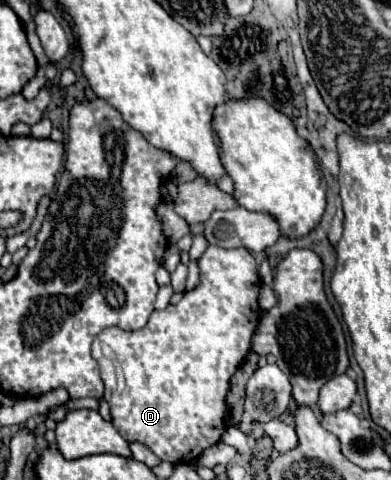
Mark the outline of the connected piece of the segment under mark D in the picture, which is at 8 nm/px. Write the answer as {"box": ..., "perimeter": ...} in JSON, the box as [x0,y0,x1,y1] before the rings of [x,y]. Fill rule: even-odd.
{"box":[92,246,260,464],"perimeter":[[[208,246],[198,260],[200,284],[184,292],[178,304],[168,304],[164,310],[154,310],[146,328],[124,332],[118,326],[104,328],[92,342],[92,358],[100,366],[104,382],[104,400],[110,404],[112,424],[128,442],[148,446],[160,460],[172,464],[190,464],[198,456],[220,442],[226,430],[226,396],[230,378],[238,370],[252,346],[252,336],[260,320],[258,290],[260,278],[256,260],[246,248]]]}

